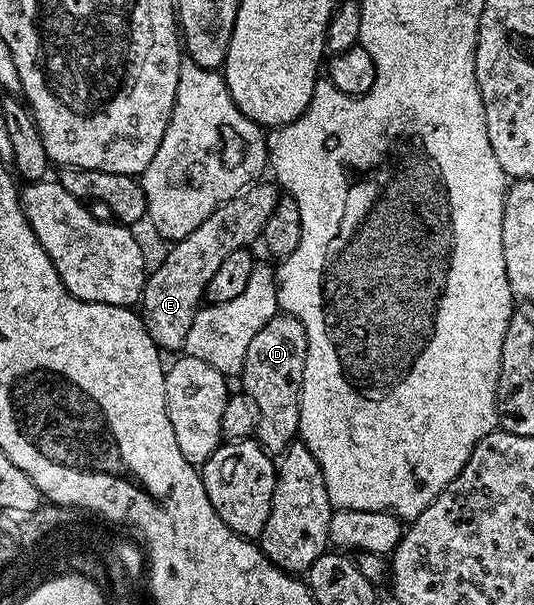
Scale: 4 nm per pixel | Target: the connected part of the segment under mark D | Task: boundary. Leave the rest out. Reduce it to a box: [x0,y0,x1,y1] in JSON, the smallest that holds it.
[238,312,308,455]

